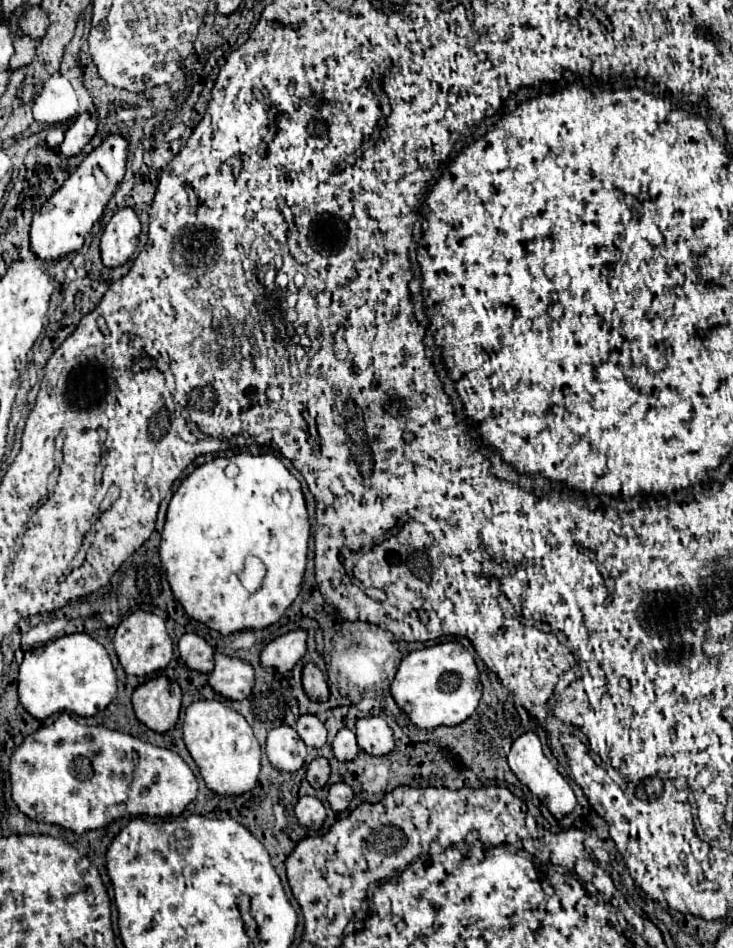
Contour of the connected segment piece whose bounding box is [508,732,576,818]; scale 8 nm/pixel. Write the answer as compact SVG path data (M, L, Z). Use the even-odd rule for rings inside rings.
M526 732L522 736L518 736L510 748L510 754L508 754L508 764L512 768L512 772L518 776L518 780L522 784L526 784L530 788L532 794L536 794L546 806L548 810L556 816L556 818L562 818L566 814L570 814L576 806L576 796L570 788L570 784L566 782L566 778L554 768L554 764L544 756L542 752L542 746L540 746L540 740L534 732Z

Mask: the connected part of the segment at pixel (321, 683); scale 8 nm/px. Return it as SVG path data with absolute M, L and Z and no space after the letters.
M308 662L304 666L304 672L302 672L302 684L304 684L304 692L308 694L310 700L316 700L316 702L326 702L330 692L328 692L328 684L326 684L326 678L324 674L320 672L320 668L312 662Z

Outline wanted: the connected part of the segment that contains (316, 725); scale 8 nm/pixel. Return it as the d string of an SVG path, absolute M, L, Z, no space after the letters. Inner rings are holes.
M302 714L296 722L296 732L304 740L306 746L310 748L320 748L326 744L326 728L324 724L312 716L312 714Z

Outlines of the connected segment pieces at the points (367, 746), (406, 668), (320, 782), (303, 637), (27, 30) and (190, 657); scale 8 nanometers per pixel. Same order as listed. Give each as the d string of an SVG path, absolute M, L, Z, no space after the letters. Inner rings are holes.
M380 716L358 720L354 732L358 738L358 746L372 756L384 756L394 750L394 732Z
M440 642L410 652L400 662L390 692L412 724L434 730L436 726L456 726L472 716L482 698L482 684L472 654L460 642Z
M314 758L308 764L306 778L314 790L320 790L328 782L328 776L330 776L330 764L326 758Z
M302 628L282 634L262 650L260 662L264 668L288 672L306 654L306 642L308 642L308 632Z
M30 6L30 8L26 8L24 14L20 16L18 26L20 26L20 30L22 30L26 36L30 36L30 38L34 38L34 40L40 40L40 38L46 34L46 30L48 30L50 20L48 20L48 14L46 14L40 6Z
M184 634L178 642L180 656L188 668L196 672L212 672L214 668L214 650L212 646L198 634Z

